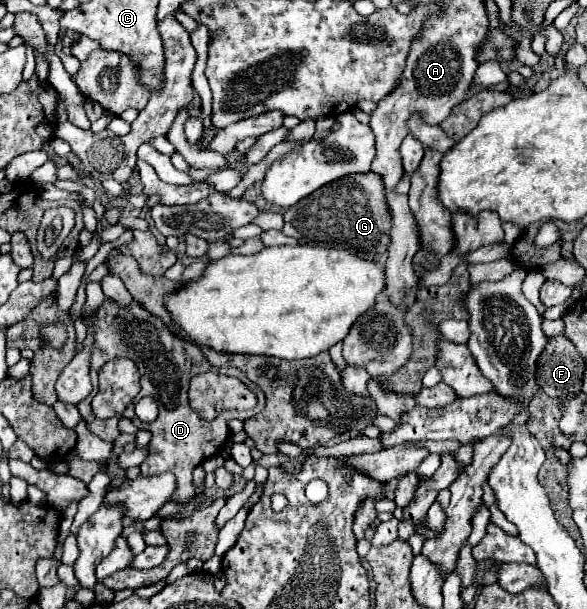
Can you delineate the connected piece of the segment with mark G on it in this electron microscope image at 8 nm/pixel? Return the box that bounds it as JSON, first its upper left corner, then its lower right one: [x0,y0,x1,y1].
[283,173,389,257]

